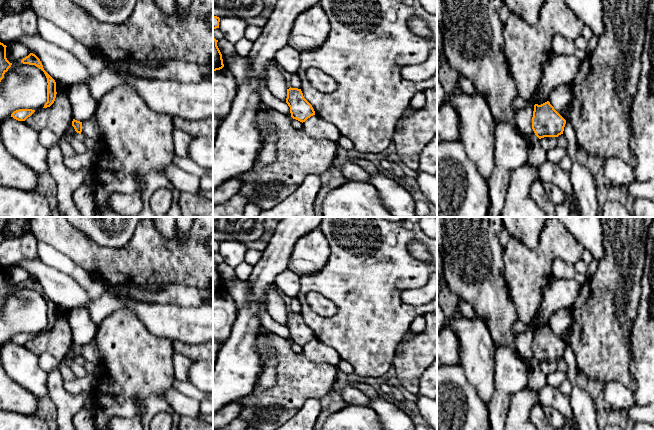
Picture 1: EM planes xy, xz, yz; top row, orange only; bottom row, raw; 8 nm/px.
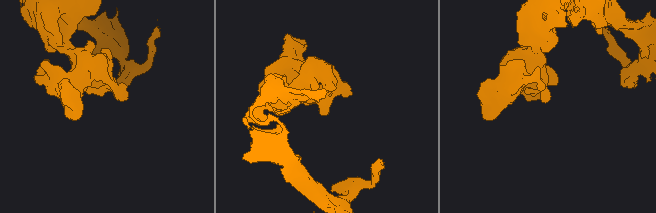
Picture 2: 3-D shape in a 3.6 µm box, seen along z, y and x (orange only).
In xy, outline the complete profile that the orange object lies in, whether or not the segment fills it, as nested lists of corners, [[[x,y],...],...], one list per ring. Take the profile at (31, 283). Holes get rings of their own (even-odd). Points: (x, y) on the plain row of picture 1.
[[[30,277],[28,280],[23,282],[21,286],[23,288],[35,289],[44,296],[47,302],[48,309],[47,309],[47,326],[45,327],[43,332],[50,331],[54,327],[57,318],[55,304],[44,294],[40,283],[35,278]]]

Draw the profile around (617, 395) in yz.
[[[620,382],[606,383],[603,395],[611,409],[627,409],[634,405],[634,392]]]

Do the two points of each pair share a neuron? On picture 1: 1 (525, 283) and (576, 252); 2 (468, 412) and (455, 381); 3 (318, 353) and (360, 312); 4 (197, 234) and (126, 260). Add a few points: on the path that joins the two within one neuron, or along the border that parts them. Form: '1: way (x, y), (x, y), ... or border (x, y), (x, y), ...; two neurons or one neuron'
1: way (537, 270), (555, 252), (563, 252); one neuron
2: way (460, 404), (455, 399), (455, 389); one neuron
3: border (315, 337), (331, 346), (341, 358); two neurons
4: way (182, 252), (174, 260), (144, 260); one neuron

